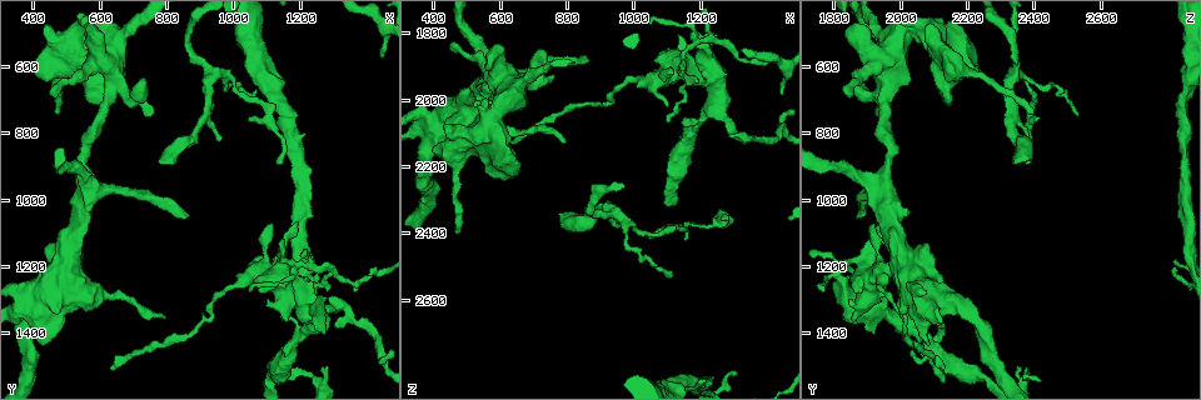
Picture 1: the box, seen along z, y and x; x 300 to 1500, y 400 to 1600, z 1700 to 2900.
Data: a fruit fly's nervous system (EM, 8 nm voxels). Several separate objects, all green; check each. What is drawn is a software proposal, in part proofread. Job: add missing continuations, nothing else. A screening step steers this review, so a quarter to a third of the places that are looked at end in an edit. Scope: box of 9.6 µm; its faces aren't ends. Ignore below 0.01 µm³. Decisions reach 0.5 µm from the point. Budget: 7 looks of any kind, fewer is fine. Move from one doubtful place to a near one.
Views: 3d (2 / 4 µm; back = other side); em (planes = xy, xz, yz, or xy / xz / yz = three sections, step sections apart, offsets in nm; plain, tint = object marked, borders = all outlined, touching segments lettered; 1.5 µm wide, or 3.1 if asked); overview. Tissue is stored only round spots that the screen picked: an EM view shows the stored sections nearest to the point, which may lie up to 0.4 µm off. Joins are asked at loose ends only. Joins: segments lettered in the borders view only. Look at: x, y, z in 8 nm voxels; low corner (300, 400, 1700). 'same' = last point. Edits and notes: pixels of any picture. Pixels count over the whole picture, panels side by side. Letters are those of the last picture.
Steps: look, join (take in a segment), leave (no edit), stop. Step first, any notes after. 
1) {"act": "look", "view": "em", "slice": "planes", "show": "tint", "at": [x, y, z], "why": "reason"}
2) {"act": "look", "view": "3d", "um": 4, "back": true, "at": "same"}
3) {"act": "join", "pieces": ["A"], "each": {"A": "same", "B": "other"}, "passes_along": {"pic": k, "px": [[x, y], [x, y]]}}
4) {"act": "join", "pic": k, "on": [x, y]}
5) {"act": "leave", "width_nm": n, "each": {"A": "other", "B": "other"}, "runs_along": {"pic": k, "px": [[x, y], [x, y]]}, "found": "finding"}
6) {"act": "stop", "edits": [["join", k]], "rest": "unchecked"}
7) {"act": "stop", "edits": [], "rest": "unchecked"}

{"act": "look", "view": "em", "slice": "xz", "step": 4, "show": "tint", "at": [480, 740, 2400], "why": "long arm stops here"}

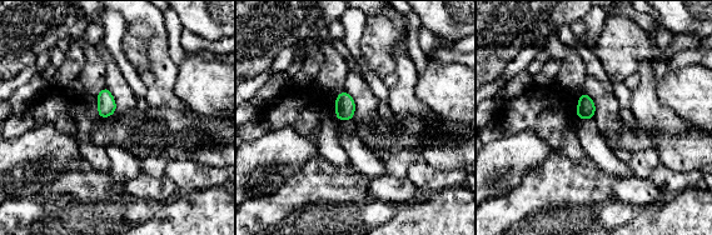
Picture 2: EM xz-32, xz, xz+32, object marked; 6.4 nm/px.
{"act": "look", "view": "em", "slice": "planes", "show": "borders", "at": "same", "why": "cut it another way"}

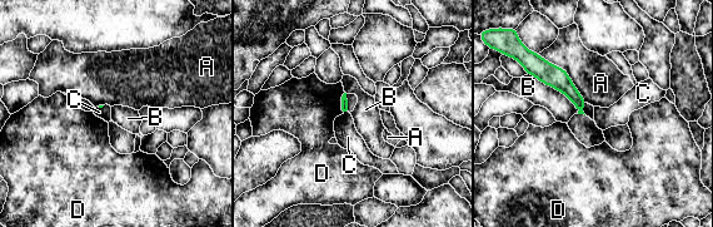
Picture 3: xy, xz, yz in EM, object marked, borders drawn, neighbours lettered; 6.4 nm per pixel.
{"act": "leave", "each": {"A": "other", "B": "other", "C": "other", "D": "other"}, "border": {"pic": 3, "px": [[528, 73], [563, 93], [578, 113]]}, "found": "none of them fits"}

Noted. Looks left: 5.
{"act": "look", "view": "3d", "um": 4, "at": [790, 900, 2340], "why": "thick end"}

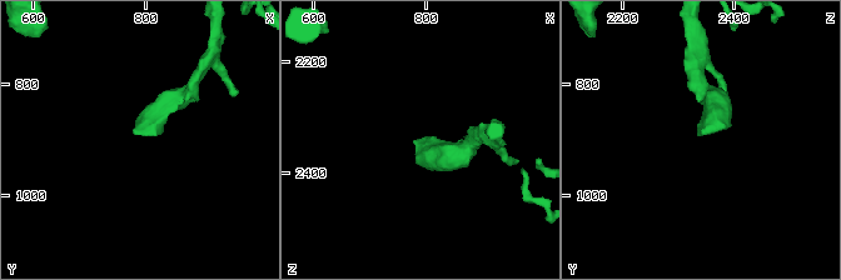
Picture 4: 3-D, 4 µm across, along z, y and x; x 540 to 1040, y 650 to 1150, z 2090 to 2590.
{"act": "look", "view": "em", "slice": "xz", "step": 4, "show": "borders", "at": [780, 890, 2335]}

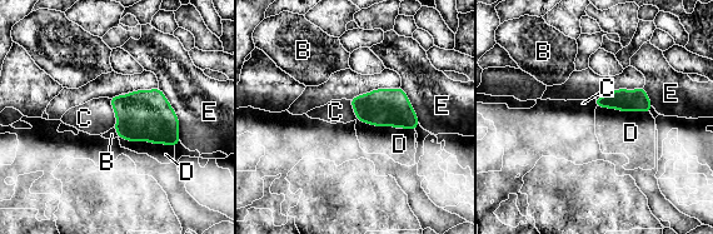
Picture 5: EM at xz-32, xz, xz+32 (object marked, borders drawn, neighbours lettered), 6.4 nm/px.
{"act": "join", "pieces": ["D"], "each": {"B": "other", "C": "other", "D": "same", "E": "other"}, "passes_along": {"pic": 5, "px": [[382, 108], [385, 125], [399, 144]]}, "found": "the cell continues"}

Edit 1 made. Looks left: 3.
{"act": "look", "view": "overview", "why": "see it whole again"}

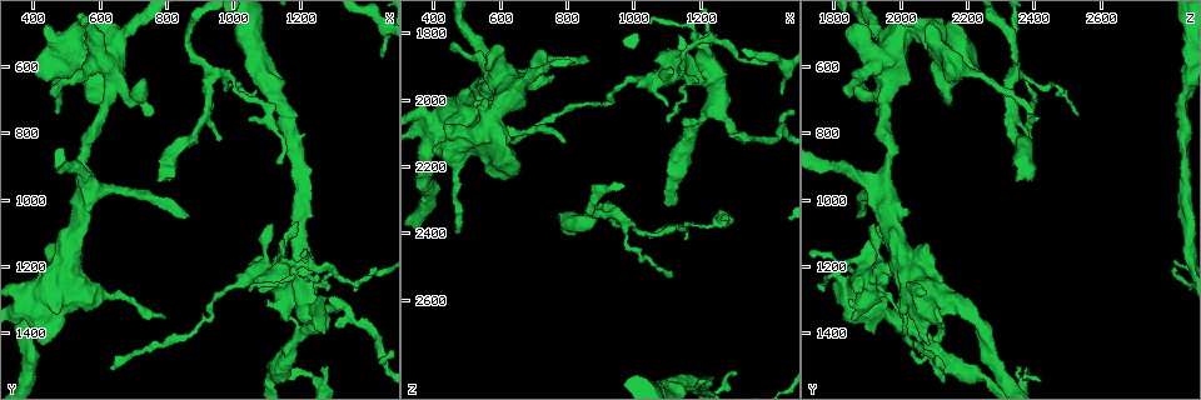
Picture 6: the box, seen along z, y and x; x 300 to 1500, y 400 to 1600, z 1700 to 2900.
{"act": "look", "view": "em", "slice": "yz", "step": 4, "show": "tint", "at": [1310, 1220, 2830], "why": "thin end"}

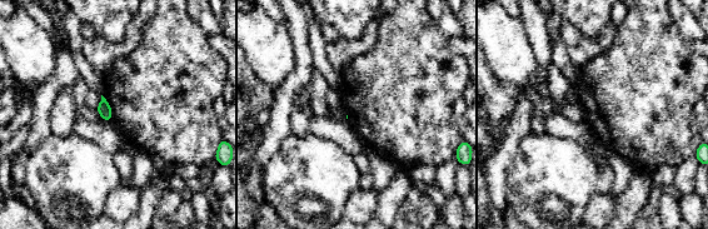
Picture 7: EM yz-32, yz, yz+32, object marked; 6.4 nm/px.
{"act": "look", "view": "em", "slice": "yz", "step": 4, "show": "borders", "at": "same", "why": "what lies round it"}

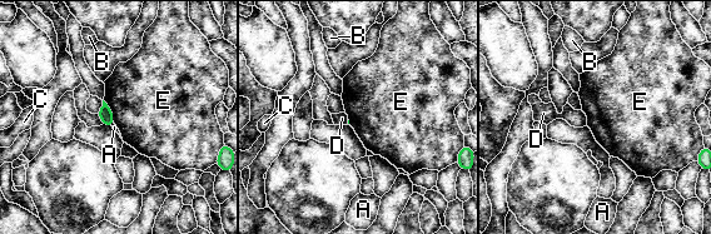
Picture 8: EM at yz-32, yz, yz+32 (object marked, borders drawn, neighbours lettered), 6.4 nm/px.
{"act": "leave", "each": {"A": "other", "B": "other", "C": "other", "D": "other", "E": "other"}, "border": {"pic": 8, "px": [[103, 99], [114, 122]]}, "found": "no lettered segment goes on from it"}

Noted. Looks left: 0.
{"act": "stop", "edits": [["join", 5]], "rest": "unchecked"}

